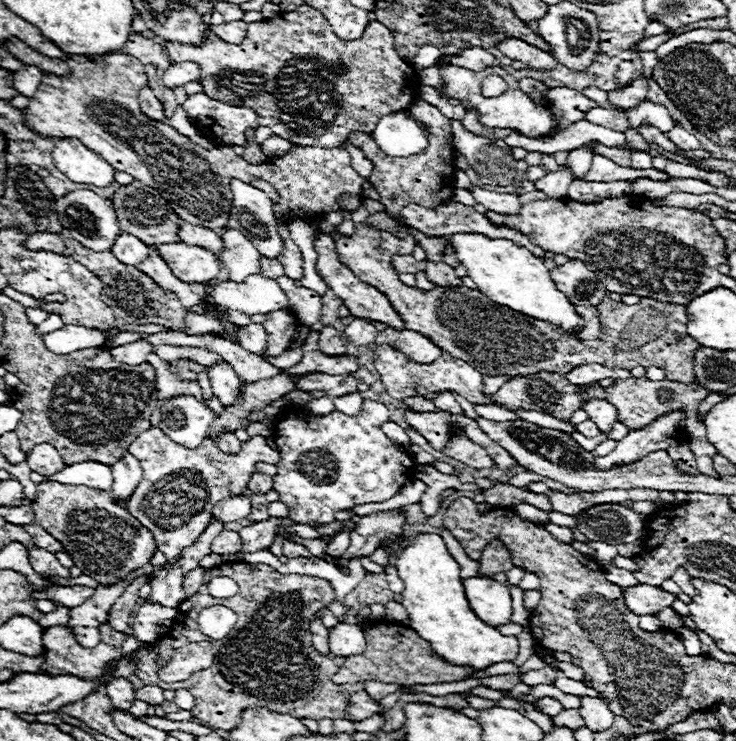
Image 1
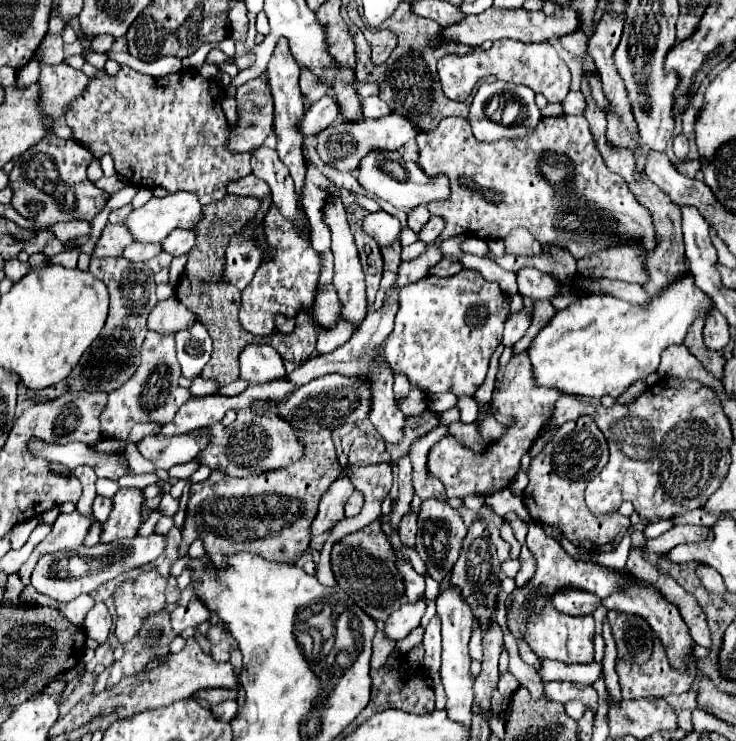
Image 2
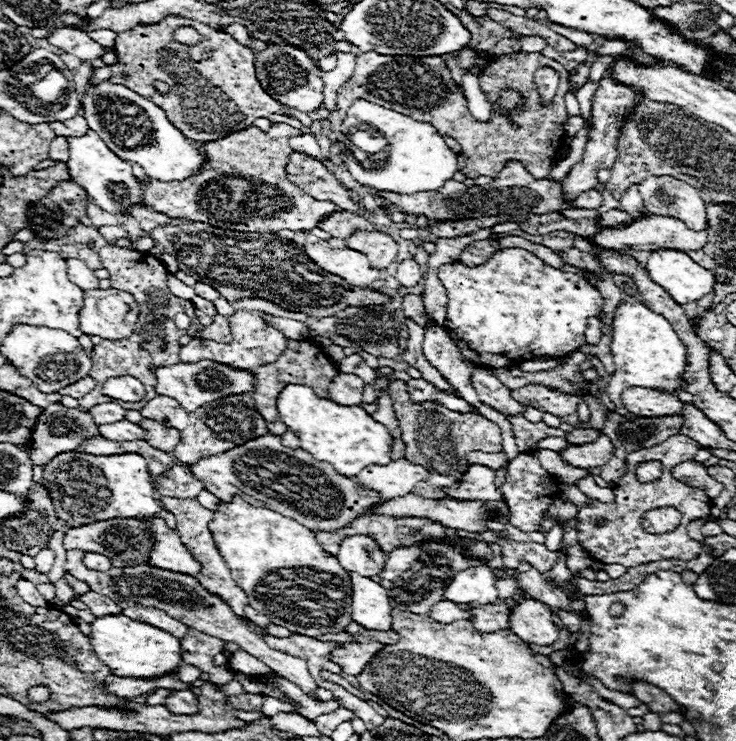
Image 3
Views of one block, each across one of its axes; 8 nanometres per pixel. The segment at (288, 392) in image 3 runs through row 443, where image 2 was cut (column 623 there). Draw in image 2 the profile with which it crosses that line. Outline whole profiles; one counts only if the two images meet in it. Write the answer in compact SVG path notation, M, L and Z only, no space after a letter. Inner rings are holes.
M684 272L676 280L672 280L662 292L650 298L648 306L632 306L614 296L602 294L586 294L576 298L568 308L556 312L556 316L548 322L548 326L532 340L528 354L534 366L536 382L546 388L560 388L566 394L578 396L594 396L600 398L604 394L620 396L626 392L634 382L644 380L648 374L658 370L660 356L666 348L674 344L684 344L686 334L696 318L706 318L714 308L712 298L702 292L690 272Z

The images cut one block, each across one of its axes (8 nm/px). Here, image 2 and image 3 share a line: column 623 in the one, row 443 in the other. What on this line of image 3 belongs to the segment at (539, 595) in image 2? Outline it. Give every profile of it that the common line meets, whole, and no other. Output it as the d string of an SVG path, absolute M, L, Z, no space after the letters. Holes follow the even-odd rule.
M574 428L574 430L570 430L570 432L566 434L566 440L568 440L570 444L588 444L588 442L596 440L598 434L600 434L600 432L594 430L594 428Z

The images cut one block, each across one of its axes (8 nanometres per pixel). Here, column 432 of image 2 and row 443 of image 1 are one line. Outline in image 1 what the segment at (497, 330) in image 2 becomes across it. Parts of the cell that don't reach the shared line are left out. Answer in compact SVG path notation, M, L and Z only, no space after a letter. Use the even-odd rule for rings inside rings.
M366 398L362 404L362 414L348 416L344 412L330 412L326 416L314 416L298 406L286 406L280 418L276 420L276 446L282 452L278 474L274 478L274 490L280 494L280 500L288 506L288 518L296 524L330 524L338 510L346 510L358 504L384 502L392 498L402 484L410 478L414 470L414 460L402 452L382 430L380 424L390 420L390 410L376 400Z

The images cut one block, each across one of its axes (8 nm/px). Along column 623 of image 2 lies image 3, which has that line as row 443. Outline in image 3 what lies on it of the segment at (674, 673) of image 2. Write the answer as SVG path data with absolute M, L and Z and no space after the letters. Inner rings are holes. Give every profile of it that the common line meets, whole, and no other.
M676 434L676 436L670 436L664 444L632 452L628 456L628 460L626 460L626 476L622 476L620 482L614 486L616 502L602 504L602 502L594 500L592 506L584 508L584 516L588 514L590 518L584 518L584 524L579 522L578 533L584 533L584 538L580 538L578 544L594 560L600 560L604 564L622 564L626 568L634 568L634 566L648 564L648 562L658 562L658 560L670 560L670 558L690 560L692 556L698 556L702 544L694 542L686 534L686 526L692 520L706 518L710 514L712 500L706 496L704 490L690 488L690 486L682 484L680 480L672 478L672 474L670 474L670 468L678 466L680 462L694 460L696 450L698 450L698 444L694 440L690 440L690 438L682 436L682 434ZM650 460L658 460L664 466L660 478L656 478L652 482L638 482L638 478L636 478L638 464L650 462ZM662 506L674 506L674 508L678 508L682 512L680 526L676 530L672 530L668 534L660 534L660 536L644 532L640 528L640 518L644 516L644 512L652 510L652 508L662 508ZM600 518L606 520L606 524L602 528L596 524Z

